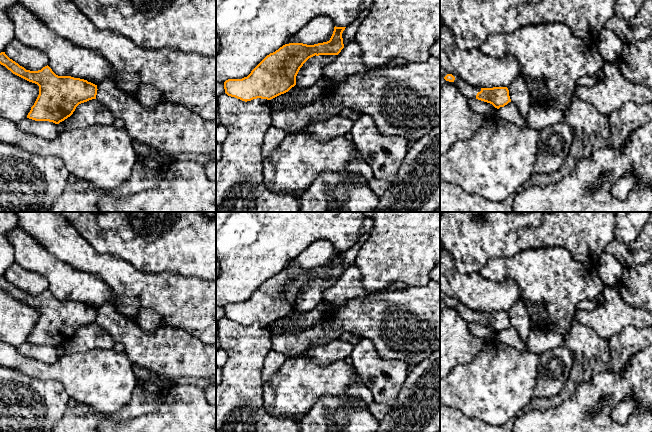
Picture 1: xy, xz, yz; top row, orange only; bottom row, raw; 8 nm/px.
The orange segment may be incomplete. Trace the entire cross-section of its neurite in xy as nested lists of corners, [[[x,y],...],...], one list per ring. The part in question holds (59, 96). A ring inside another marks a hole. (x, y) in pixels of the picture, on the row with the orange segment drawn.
[[[0,53],[0,64],[13,74],[39,86],[39,95],[27,118],[35,121],[49,121],[59,124],[84,102],[96,99],[97,85],[71,76],[58,76],[47,65],[38,71],[26,70]]]

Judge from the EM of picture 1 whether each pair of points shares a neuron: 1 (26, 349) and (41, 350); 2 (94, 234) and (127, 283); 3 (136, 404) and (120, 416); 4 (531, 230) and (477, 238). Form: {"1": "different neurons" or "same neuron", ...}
{"1": "same neuron", "2": "different neurons", "3": "same neuron", "4": "same neuron"}

